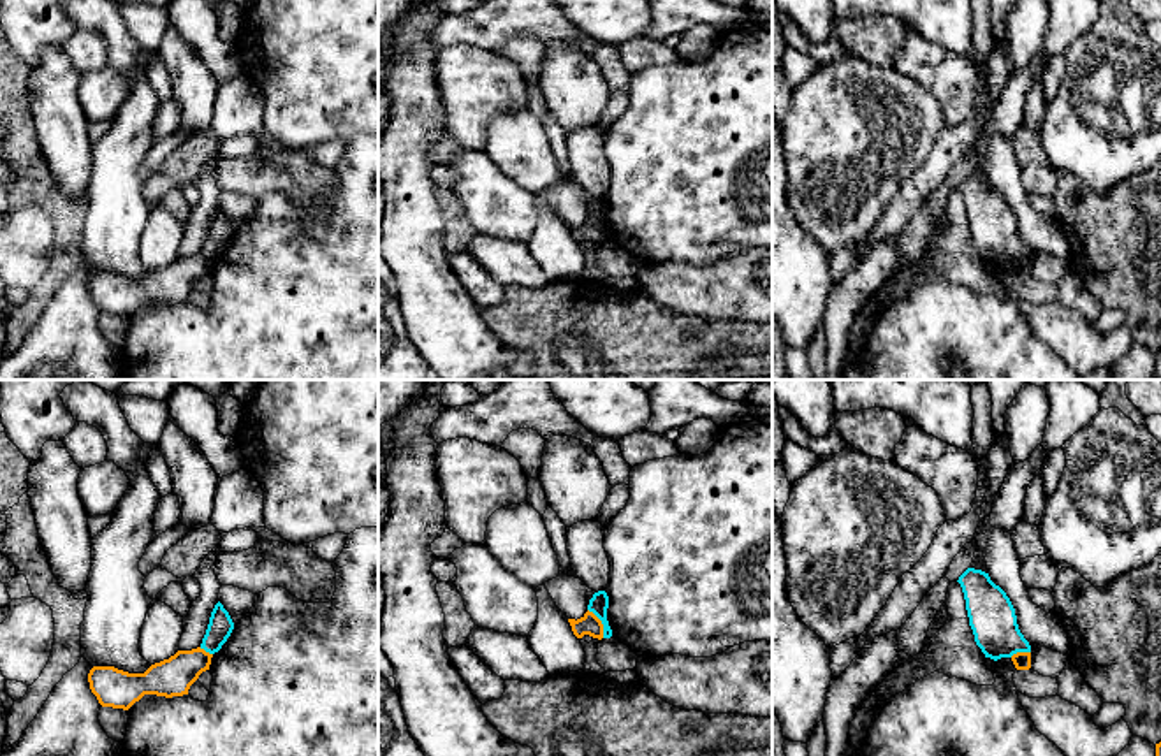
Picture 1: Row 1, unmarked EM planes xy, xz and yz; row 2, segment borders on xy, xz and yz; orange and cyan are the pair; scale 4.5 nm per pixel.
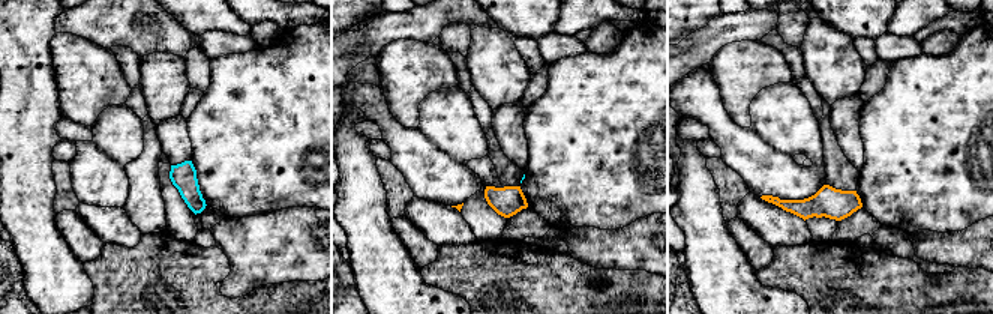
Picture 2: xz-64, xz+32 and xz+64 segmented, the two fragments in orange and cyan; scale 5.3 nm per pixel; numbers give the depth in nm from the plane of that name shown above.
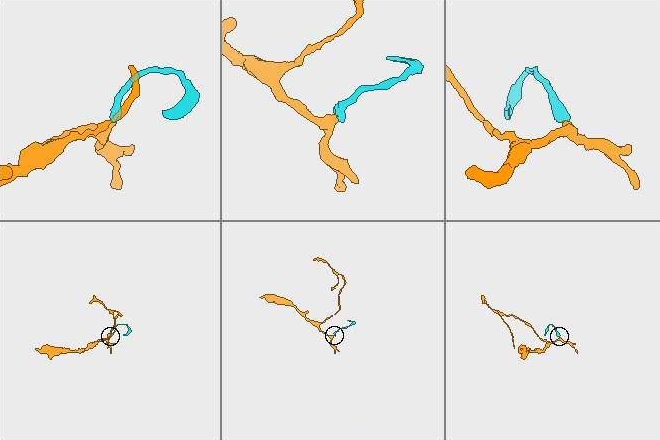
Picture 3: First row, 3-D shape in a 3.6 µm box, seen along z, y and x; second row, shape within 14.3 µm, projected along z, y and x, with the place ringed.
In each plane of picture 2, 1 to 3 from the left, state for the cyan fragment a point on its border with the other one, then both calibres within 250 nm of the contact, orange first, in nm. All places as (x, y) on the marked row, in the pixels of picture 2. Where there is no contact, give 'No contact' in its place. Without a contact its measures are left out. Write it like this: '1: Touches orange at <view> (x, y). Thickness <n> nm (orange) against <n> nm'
1: No contact
2: No contact
3: No contact

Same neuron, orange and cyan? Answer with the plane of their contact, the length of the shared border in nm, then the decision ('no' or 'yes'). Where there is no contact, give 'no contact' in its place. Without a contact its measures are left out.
contact in xz; length 150 nm; no

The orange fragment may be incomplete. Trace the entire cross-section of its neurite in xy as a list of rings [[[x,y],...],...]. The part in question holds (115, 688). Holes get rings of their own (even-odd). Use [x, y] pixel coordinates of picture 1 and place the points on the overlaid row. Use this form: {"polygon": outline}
{"polygon": [[[197,647],[178,651],[151,665],[144,673],[128,673],[114,666],[93,666],[88,673],[91,693],[102,707],[128,710],[144,694],[183,696],[199,675],[209,670],[213,654]]]}

